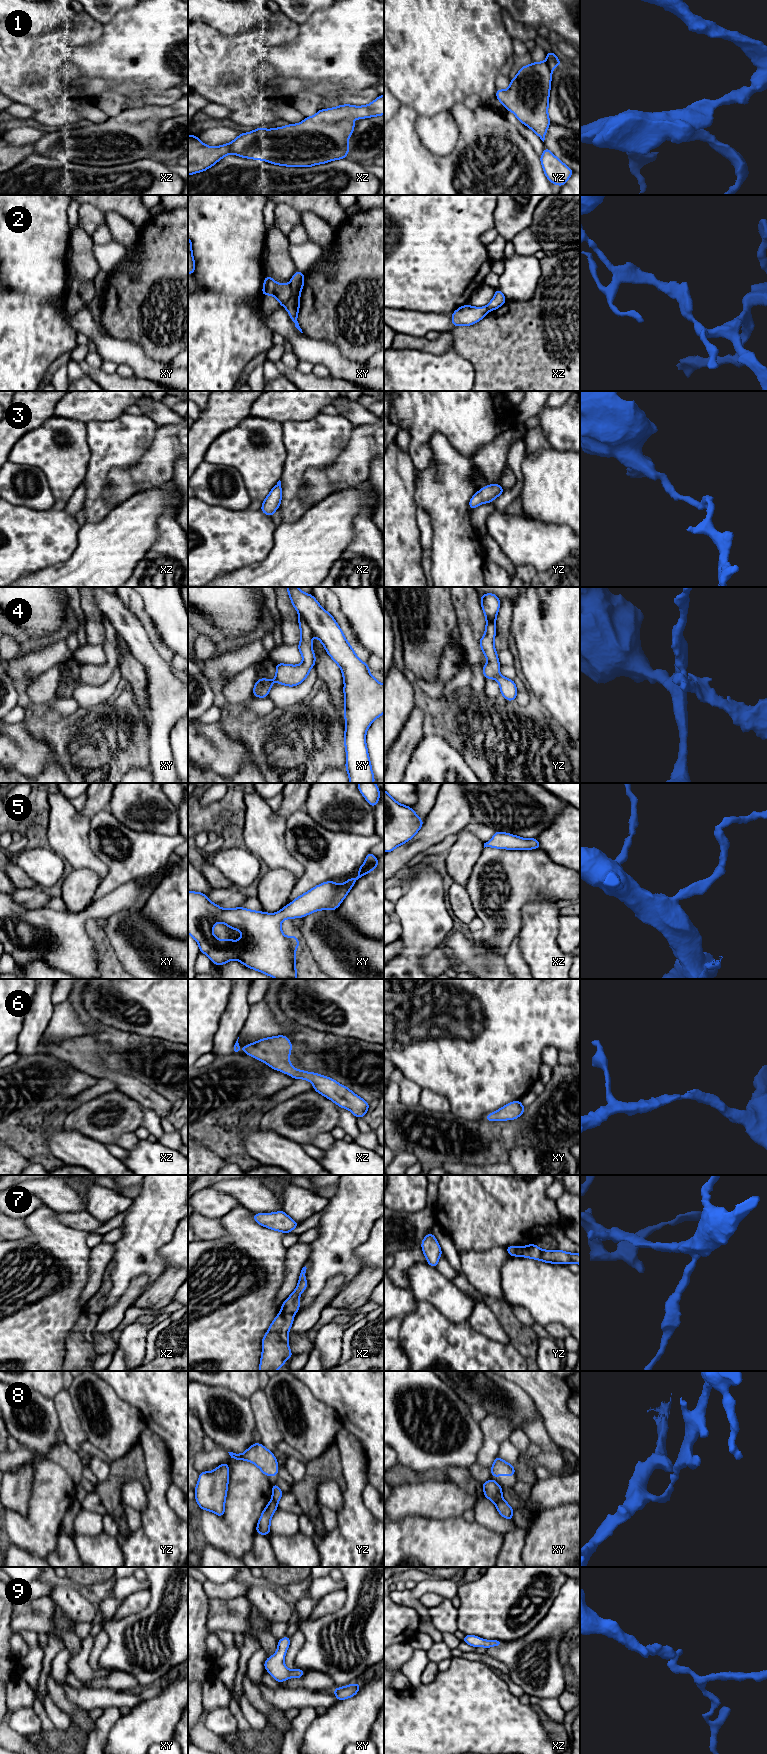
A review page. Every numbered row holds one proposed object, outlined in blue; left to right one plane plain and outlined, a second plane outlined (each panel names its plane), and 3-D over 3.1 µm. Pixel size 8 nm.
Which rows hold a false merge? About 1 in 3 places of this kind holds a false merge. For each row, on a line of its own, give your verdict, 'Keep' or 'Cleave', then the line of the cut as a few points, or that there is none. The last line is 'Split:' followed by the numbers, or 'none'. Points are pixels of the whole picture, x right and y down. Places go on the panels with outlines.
1: Keep. No split
2: Cleave. Split along xy (290, 283), (290, 297), (284, 306)
3: Keep. No split
4: Keep. No split
5: Keep. No split
6: Keep. No split
7: Cleave. Split along xz (281, 1310), (293, 1314)
8: Cleave. Split along xy (503, 1499), (495, 1503)
9: Keep. No split
Split: 2, 7, 8

